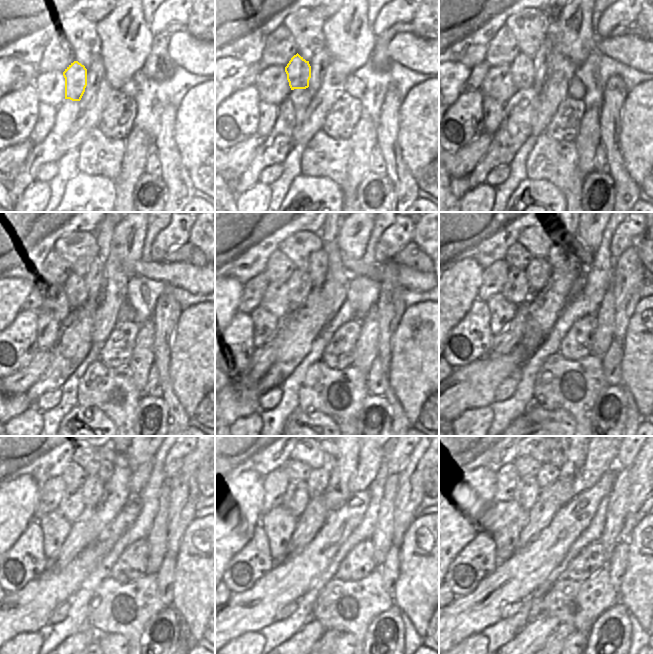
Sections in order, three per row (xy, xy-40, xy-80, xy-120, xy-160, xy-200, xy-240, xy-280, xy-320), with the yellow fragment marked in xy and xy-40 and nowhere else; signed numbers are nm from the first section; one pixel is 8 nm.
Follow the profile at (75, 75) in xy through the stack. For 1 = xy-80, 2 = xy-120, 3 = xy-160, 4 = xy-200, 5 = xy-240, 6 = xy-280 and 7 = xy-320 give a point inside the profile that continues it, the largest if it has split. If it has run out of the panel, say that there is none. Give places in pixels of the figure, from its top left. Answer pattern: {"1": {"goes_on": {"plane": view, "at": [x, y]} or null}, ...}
{"1": {"goes_on": {"plane": "xy-80", "at": [522, 70]}}, "2": {"goes_on": {"plane": "xy-120", "at": [75, 287]}}, "3": {"goes_on": {"plane": "xy-160", "at": [300, 285]}}, "4": {"goes_on": {"plane": "xy-200", "at": [538, 271]}}, "5": {"goes_on": {"plane": "xy-240", "at": [92, 489]}}, "6": {"goes_on": {"plane": "xy-280", "at": [318, 480]}}, "7": {"goes_on": {"plane": "xy-320", "at": [548, 474]}}}

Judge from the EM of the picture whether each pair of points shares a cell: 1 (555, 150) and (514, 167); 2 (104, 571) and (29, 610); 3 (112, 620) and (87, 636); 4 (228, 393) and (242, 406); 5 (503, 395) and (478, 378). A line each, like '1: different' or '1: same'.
1: different
2: different
3: different
4: same
5: different

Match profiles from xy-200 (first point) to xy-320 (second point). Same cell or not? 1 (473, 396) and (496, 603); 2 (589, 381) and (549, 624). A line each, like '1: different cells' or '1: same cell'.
1: same cell
2: different cells

